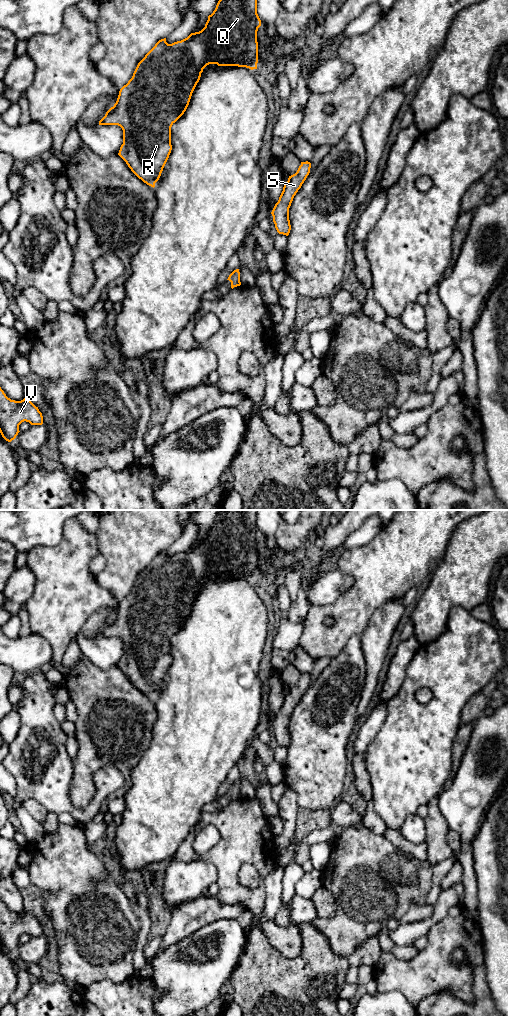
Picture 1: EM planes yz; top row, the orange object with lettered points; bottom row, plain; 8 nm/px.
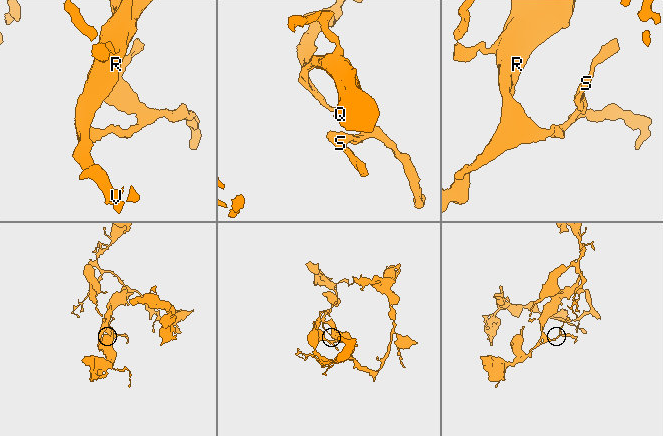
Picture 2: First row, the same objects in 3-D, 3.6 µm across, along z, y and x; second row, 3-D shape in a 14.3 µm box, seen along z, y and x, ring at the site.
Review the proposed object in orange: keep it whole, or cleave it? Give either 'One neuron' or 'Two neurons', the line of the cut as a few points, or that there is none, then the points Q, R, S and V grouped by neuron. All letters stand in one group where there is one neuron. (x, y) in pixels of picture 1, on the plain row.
One neuron. No split. Groups: Q R S V

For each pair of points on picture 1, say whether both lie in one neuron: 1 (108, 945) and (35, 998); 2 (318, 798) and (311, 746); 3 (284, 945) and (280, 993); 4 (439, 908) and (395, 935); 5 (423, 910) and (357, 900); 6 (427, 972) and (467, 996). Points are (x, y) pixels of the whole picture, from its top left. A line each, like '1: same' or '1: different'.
1: different
2: same
3: different
4: same
5: different
6: same

